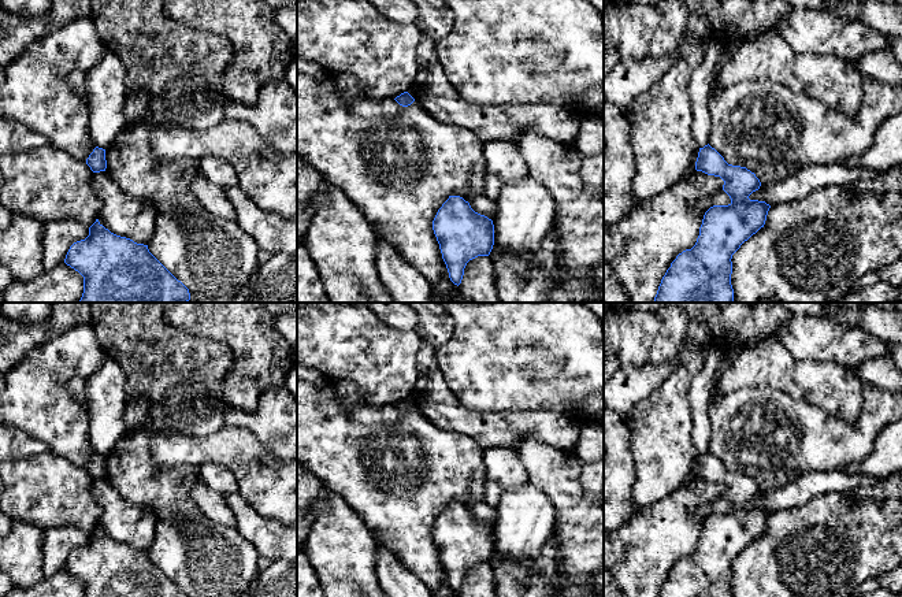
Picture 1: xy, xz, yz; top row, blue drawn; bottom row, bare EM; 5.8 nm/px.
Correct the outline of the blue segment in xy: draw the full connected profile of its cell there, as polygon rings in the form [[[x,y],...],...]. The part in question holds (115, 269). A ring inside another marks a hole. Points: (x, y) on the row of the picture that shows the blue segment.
[[[99,219],[85,240],[74,242],[64,263],[83,277],[79,303],[188,303],[189,289],[178,281],[148,249],[130,238],[116,236]]]

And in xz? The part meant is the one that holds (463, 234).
[[[449,196],[442,204],[433,220],[433,230],[449,278],[457,286],[467,263],[489,256],[494,245],[493,220],[475,212],[460,196]]]

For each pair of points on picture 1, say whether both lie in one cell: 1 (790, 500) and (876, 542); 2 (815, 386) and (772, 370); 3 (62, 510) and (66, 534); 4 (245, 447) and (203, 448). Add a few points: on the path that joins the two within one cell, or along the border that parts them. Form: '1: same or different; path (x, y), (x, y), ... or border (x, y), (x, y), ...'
1: different; border (830, 493), (771, 514)
2: same; path (804, 379), (783, 373)
3: different; border (44, 529), (74, 526), (88, 534)
4: same; path (234, 447), (214, 448)

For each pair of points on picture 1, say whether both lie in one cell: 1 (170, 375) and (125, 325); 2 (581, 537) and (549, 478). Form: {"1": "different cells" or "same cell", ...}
{"1": "same cell", "2": "same cell"}

